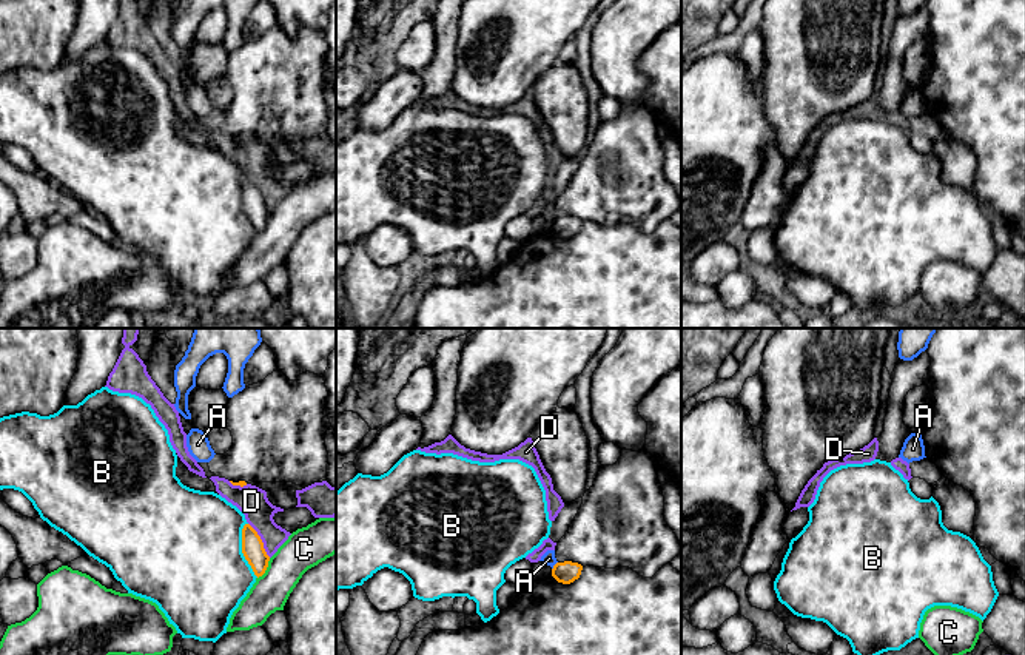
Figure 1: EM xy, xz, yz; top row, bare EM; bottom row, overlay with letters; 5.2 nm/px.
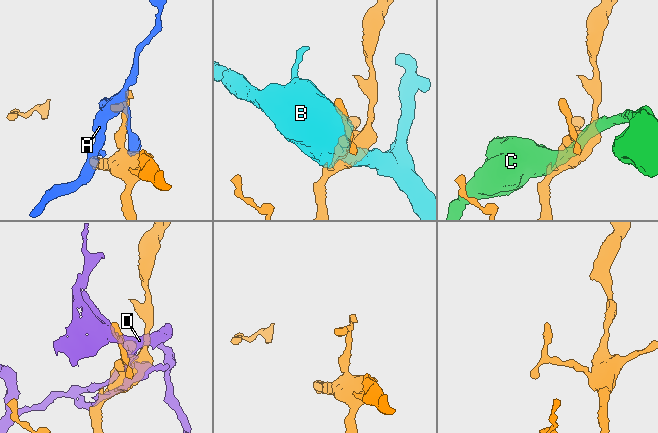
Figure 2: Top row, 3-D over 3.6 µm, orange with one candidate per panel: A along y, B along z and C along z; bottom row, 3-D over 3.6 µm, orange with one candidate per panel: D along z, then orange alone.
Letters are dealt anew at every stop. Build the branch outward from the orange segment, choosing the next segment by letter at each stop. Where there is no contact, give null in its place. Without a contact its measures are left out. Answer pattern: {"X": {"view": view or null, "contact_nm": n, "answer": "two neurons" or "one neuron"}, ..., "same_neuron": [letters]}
{"A": {"view": "xz", "contact_nm": 50, "answer": "two neurons"}, "B": {"view": "xy", "contact_nm": 300, "answer": "two neurons"}, "C": {"view": "xy", "contact_nm": 130, "answer": "two neurons"}, "D": {"view": "xy", "contact_nm": 220, "answer": "two neurons"}, "same_neuron": []}

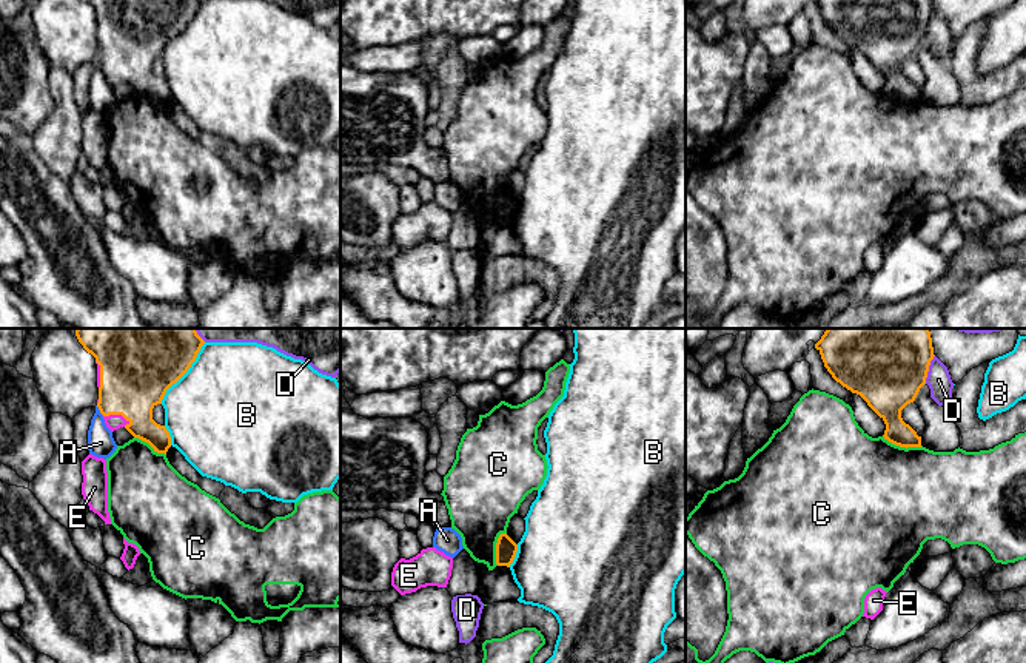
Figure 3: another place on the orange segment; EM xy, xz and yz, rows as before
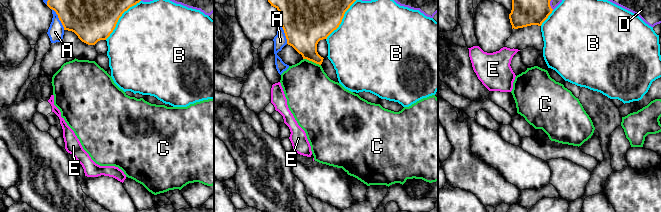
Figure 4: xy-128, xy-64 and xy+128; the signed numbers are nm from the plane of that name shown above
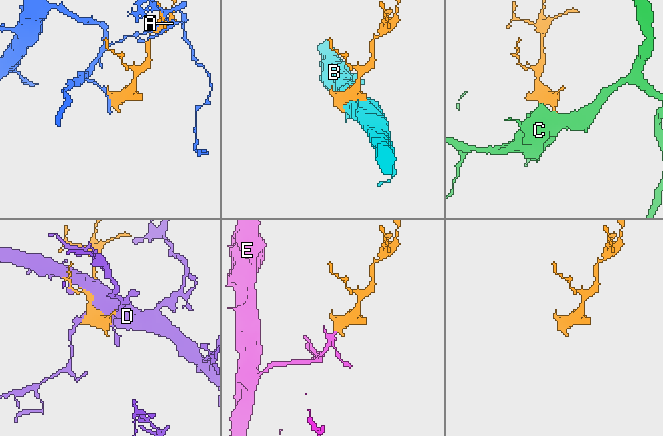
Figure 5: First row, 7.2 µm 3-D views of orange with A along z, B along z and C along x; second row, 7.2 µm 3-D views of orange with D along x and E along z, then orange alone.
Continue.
{"A": {"view": "xy", "contact_nm": 70, "answer": "two neurons"}, "B": {"view": "xy", "contact_nm": 380, "answer": "two neurons"}, "C": {"view": "yz", "contact_nm": 220, "answer": "two neurons"}, "D": {"view": "yz", "contact_nm": 160, "answer": "two neurons"}, "E": {"view": "xy", "contact_nm": 150, "answer": "one neuron"}, "same_neuron": ["E"]}

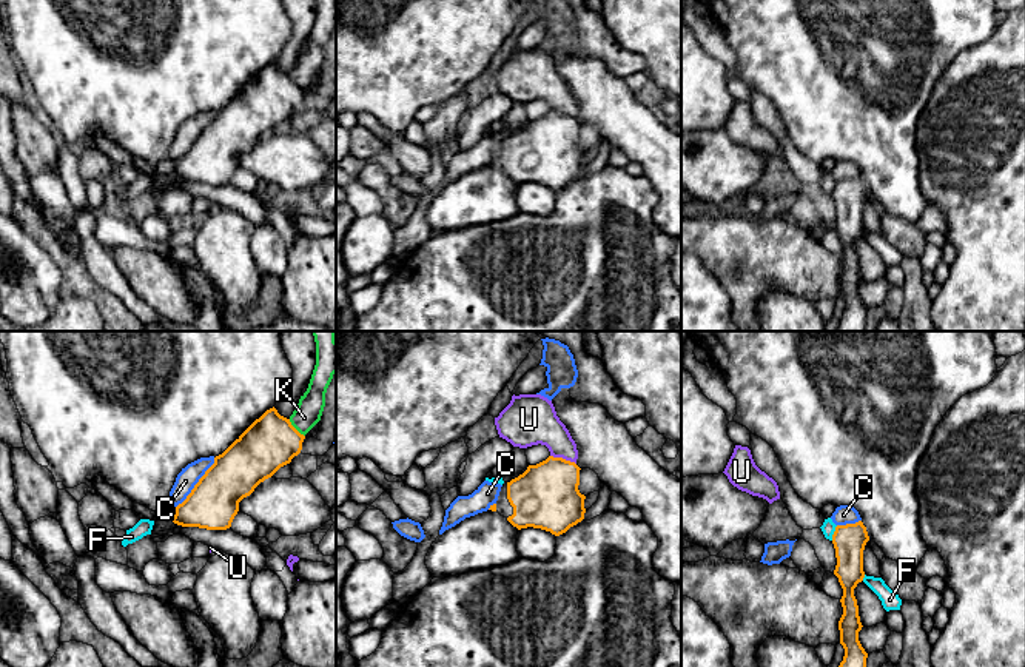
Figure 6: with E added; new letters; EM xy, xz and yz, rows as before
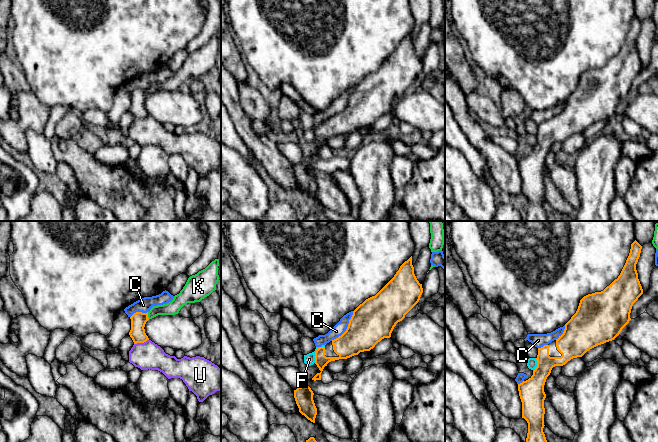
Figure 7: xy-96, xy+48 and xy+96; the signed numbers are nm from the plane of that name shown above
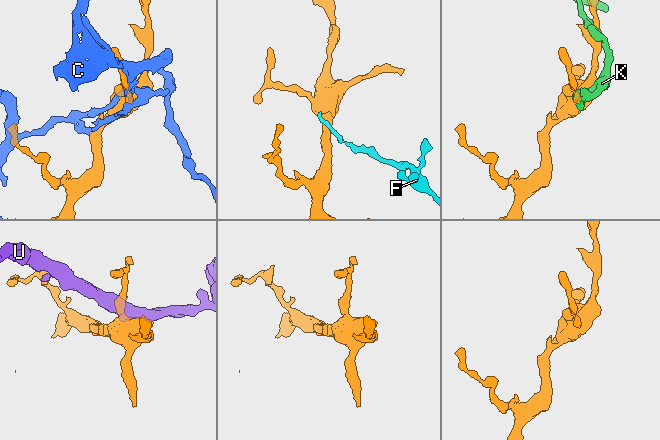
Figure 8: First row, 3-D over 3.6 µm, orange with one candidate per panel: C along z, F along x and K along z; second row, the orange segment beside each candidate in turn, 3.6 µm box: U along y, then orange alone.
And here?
{"C": {"view": "xy", "contact_nm": 340, "answer": "two neurons"}, "F": {"view": "yz", "contact_nm": 90, "answer": "two neurons"}, "K": {"view": "xy", "contact_nm": 130, "answer": "two neurons"}, "U": {"view": "xz", "contact_nm": 140, "answer": "two neurons"}, "same_neuron": []}

